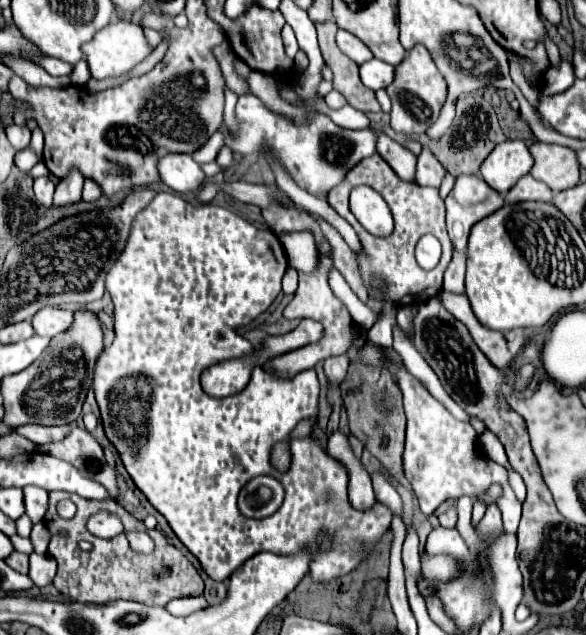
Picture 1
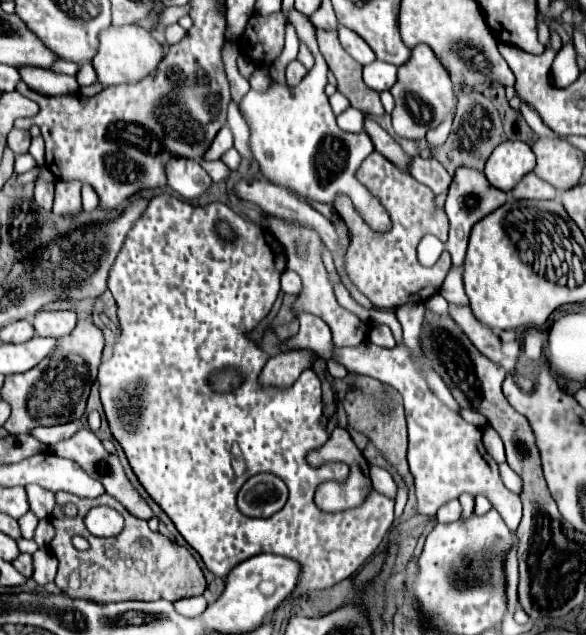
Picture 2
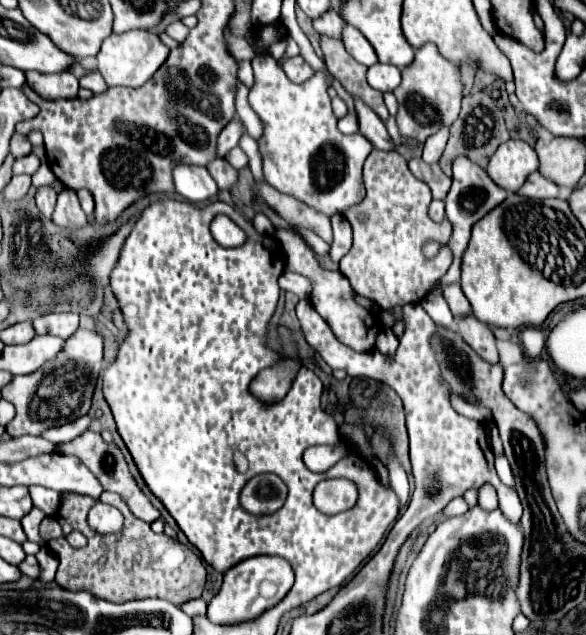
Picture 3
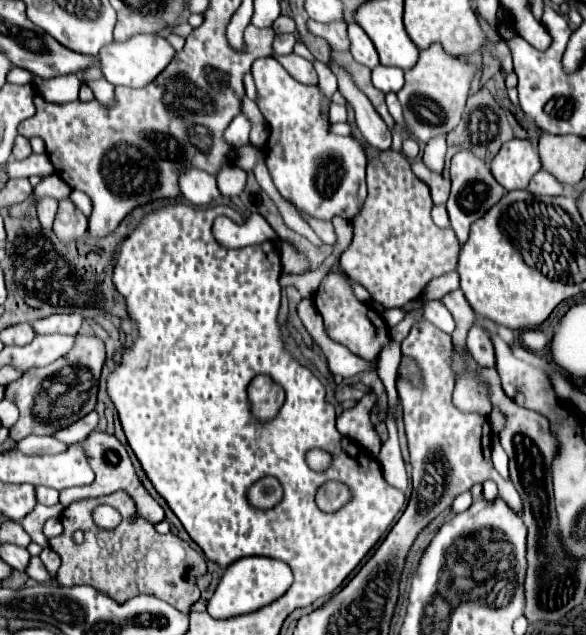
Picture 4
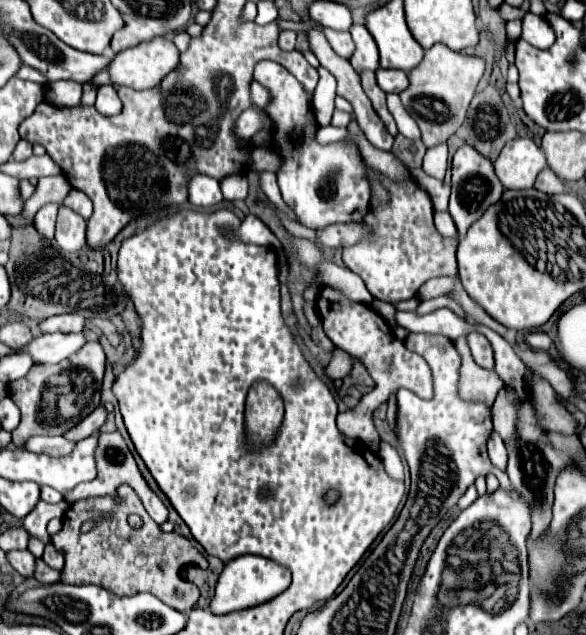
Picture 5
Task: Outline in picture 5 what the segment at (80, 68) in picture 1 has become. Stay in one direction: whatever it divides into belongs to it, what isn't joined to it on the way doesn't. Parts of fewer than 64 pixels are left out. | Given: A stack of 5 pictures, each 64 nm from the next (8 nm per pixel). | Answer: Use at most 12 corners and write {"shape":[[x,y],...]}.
{"shape":[[112,84],[98,86],[96,110],[118,114],[122,108]]}

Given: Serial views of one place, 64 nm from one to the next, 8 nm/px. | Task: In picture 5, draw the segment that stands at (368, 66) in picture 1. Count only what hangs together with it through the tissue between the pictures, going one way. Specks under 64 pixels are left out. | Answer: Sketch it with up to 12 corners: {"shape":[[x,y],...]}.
{"shape":[[376,70],[384,92],[402,92],[408,76],[402,70]]}

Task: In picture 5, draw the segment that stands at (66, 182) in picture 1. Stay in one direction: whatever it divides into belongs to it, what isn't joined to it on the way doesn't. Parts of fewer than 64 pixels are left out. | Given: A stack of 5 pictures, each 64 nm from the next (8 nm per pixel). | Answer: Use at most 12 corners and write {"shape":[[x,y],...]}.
{"shape":[[60,206],[56,242],[64,252],[86,244],[86,220]]}

